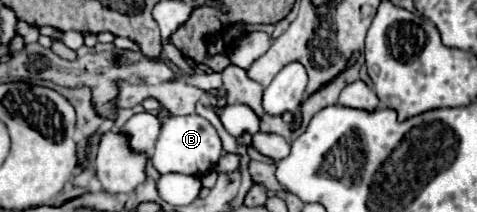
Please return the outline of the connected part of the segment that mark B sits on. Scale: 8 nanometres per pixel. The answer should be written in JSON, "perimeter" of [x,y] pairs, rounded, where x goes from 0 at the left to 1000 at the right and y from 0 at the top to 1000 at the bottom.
{"perimeter":[[[411,533],[386,552],[348,552],[340,571],[340,618],[327,665],[327,712],[319,731],[319,778],[340,816],[382,816],[403,835],[423,835],[436,816],[465,731],[465,675],[444,599],[444,580]]]}

